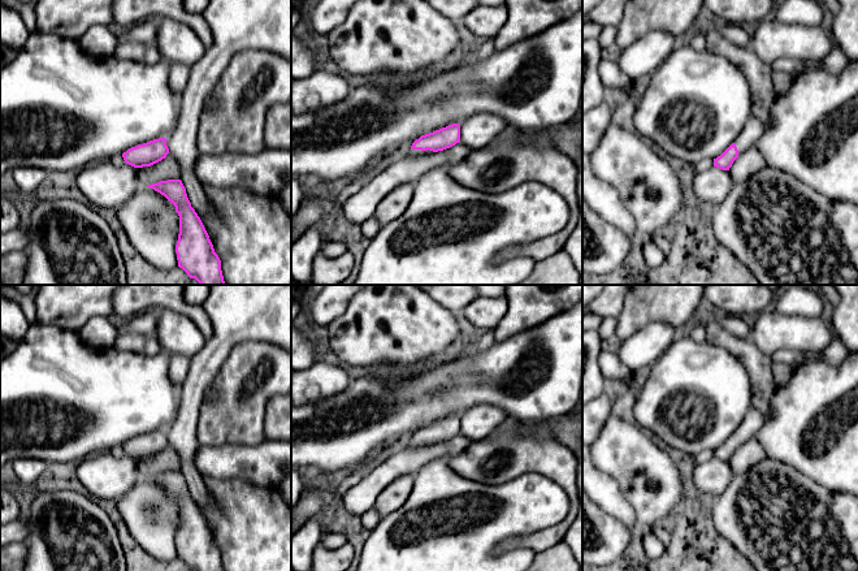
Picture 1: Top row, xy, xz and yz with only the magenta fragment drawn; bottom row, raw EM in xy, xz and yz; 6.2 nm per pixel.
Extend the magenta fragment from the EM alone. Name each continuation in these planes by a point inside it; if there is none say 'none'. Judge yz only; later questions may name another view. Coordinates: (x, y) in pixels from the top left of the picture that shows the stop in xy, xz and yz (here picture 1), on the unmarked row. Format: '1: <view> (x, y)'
1: yz (753, 420)

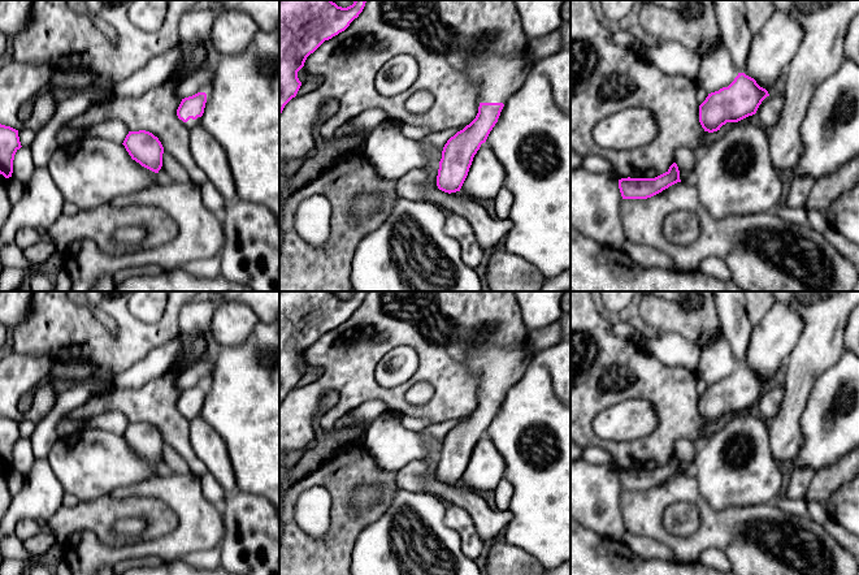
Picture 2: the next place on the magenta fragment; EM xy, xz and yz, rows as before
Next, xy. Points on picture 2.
1: xy (190, 415)

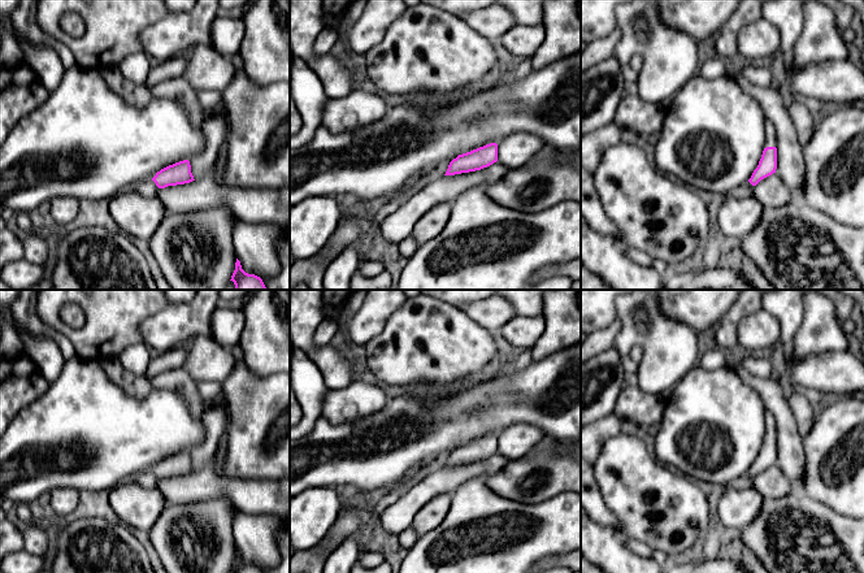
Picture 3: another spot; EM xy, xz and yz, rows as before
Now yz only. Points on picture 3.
1: yz (771, 432)

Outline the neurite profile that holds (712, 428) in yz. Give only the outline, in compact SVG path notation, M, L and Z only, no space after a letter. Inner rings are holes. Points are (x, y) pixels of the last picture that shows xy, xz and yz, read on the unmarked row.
M695 365L665 398L654 456L694 481L725 486L748 473L757 459L765 412L760 395L728 366L704 370Z

